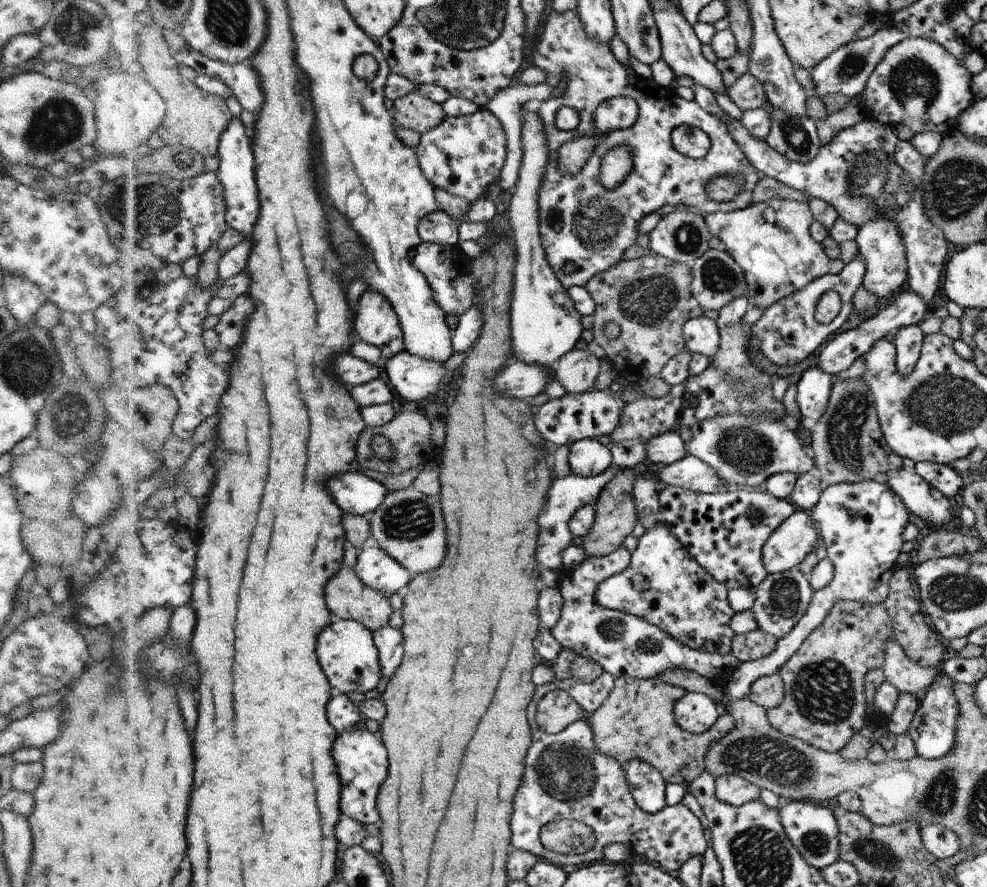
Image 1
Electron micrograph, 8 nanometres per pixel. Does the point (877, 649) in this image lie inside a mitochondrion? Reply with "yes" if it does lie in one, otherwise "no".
no

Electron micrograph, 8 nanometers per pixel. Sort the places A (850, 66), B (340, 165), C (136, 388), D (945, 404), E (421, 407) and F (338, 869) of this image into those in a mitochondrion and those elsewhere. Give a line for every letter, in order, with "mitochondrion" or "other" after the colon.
A: mitochondrion
B: mitochondrion
C: other
D: mitochondrion
E: other
F: other

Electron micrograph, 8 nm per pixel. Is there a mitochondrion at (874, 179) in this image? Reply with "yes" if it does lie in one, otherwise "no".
yes

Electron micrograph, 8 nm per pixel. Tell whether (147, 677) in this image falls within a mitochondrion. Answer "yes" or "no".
no

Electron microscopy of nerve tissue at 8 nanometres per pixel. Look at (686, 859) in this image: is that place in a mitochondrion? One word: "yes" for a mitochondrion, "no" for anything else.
no

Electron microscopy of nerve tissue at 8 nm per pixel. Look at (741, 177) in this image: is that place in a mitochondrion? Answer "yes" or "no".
no

